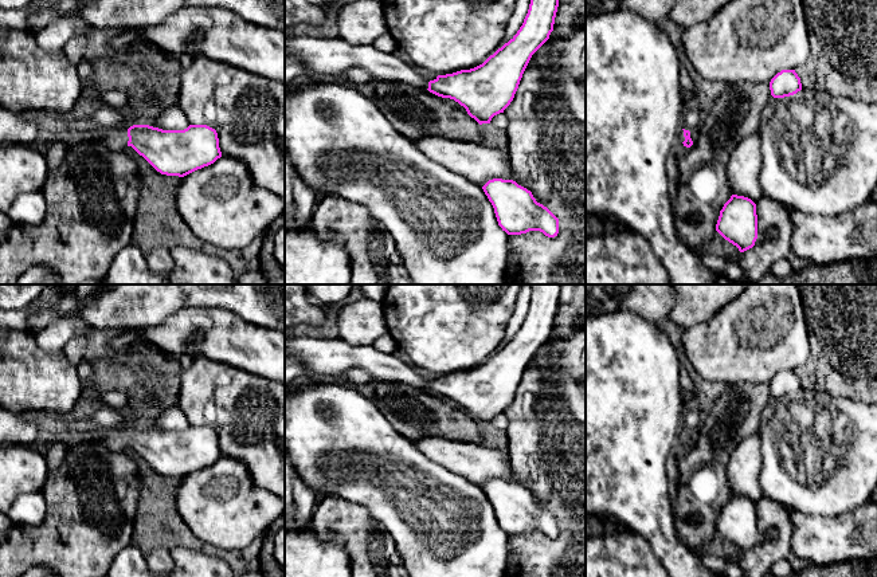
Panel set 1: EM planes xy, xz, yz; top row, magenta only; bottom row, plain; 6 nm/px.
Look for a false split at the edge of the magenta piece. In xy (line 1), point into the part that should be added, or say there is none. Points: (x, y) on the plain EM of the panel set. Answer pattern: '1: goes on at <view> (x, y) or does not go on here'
1: goes on at xy (116, 439)

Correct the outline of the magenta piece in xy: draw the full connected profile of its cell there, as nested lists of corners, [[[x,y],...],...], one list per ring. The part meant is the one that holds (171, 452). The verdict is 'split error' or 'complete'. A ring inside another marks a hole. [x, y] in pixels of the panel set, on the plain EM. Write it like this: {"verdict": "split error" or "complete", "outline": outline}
{"verdict": "split error", "outline": [[[149,425],[101,428],[95,433],[95,441],[111,451],[132,447],[157,472],[167,476],[184,478],[222,458],[218,433],[207,425],[189,425],[184,431],[163,431]]]}

